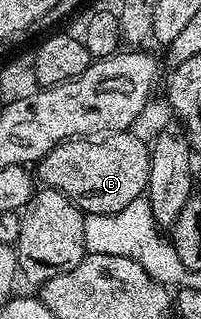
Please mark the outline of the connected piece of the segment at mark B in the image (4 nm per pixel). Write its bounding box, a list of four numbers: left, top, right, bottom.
[37,130,151,215]

